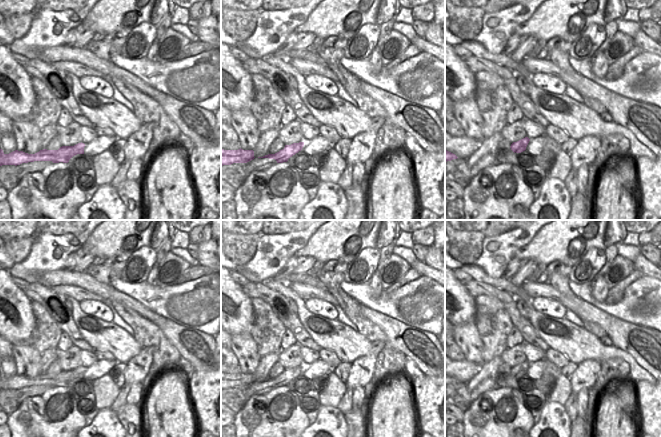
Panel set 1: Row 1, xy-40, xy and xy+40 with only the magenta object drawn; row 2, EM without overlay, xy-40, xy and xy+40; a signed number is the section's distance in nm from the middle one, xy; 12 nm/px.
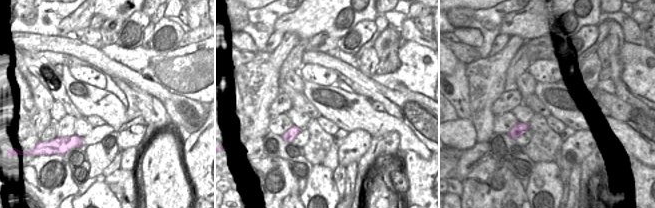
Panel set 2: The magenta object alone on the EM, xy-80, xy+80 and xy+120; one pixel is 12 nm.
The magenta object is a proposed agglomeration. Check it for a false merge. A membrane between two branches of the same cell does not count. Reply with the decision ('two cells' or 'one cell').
two cells

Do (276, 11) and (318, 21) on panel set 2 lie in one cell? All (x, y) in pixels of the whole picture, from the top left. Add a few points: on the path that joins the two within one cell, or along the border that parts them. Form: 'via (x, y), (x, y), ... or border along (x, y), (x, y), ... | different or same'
border along (296, 10), (283, 14), (275, 22), (274, 29) | different

